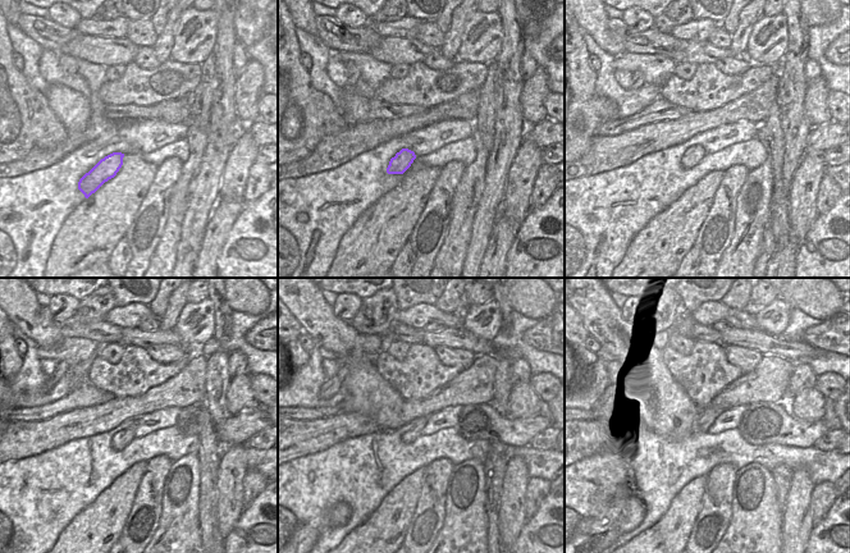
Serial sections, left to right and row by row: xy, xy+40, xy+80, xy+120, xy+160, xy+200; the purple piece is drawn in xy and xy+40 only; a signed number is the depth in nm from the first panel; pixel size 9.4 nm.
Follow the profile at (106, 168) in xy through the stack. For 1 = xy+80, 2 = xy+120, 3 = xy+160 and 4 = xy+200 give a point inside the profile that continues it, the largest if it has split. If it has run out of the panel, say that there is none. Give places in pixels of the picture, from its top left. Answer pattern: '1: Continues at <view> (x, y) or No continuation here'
1: Continues at xy+80 (694, 154)
2: Continues at xy+120 (122, 439)
3: Continues at xy+160 (417, 424)
4: Continues at xy+200 (707, 417)

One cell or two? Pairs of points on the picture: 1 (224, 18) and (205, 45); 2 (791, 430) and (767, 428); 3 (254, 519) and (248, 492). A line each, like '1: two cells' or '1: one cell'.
1: two cells
2: one cell
3: two cells

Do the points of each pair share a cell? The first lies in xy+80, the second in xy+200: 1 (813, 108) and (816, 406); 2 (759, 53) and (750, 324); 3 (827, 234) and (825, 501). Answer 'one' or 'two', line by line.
1: one
2: two
3: two

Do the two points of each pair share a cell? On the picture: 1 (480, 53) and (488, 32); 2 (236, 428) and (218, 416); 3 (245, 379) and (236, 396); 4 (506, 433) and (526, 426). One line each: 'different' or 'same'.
1: same
2: different
3: same
4: same

